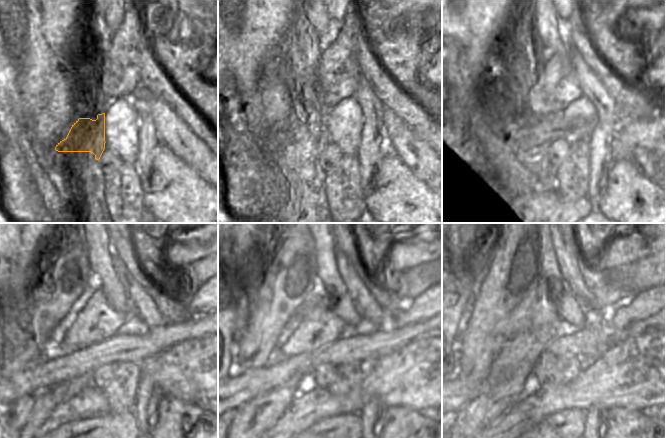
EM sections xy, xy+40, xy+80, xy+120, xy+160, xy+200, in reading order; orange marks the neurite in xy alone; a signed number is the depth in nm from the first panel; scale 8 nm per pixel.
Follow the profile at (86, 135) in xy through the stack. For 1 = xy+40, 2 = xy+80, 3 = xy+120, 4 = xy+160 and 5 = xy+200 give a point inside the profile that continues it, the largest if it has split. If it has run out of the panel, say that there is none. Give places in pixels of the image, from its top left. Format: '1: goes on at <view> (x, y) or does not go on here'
1: goes on at xy+40 (306, 134)
2: goes on at xy+80 (534, 131)
3: goes on at xy+120 (31, 379)
4: goes on at xy+160 (240, 387)
5: goes on at xy+200 (589, 343)

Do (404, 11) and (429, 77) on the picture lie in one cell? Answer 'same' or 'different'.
different

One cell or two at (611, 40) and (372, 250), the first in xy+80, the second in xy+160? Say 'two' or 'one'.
one

